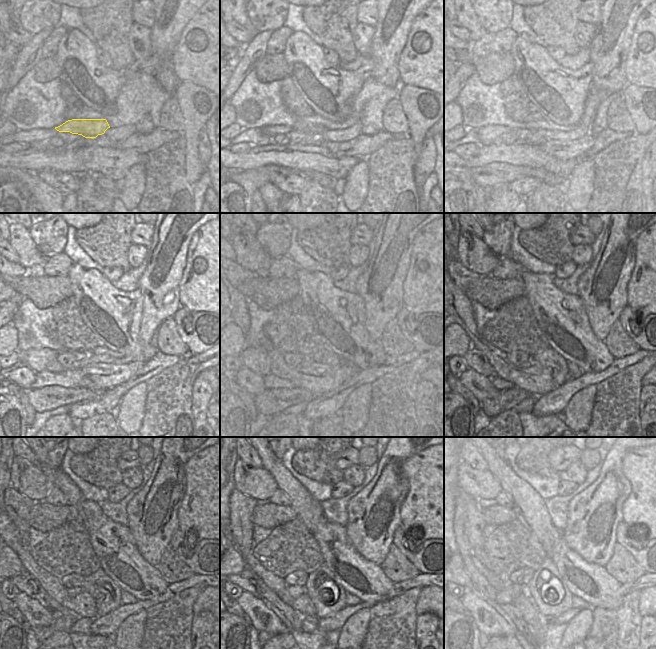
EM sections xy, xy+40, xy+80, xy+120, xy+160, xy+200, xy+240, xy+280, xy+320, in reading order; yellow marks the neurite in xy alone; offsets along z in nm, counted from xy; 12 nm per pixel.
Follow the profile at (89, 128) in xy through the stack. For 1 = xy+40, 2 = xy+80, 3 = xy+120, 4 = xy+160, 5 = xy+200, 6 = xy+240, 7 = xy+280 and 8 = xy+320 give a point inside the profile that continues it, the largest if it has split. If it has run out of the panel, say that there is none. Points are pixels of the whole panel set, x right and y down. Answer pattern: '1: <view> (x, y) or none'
1: xy+40 (311, 129)
2: xy+80 (487, 135)
3: xy+120 (37, 360)
4: xy+160 (257, 360)
5: xy+200 (475, 359)
6: xy+240 (22, 580)
7: xy+280 (245, 579)
8: xy+320 (464, 579)

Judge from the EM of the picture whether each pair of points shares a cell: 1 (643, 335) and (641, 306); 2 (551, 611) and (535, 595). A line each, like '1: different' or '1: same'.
1: different
2: same

